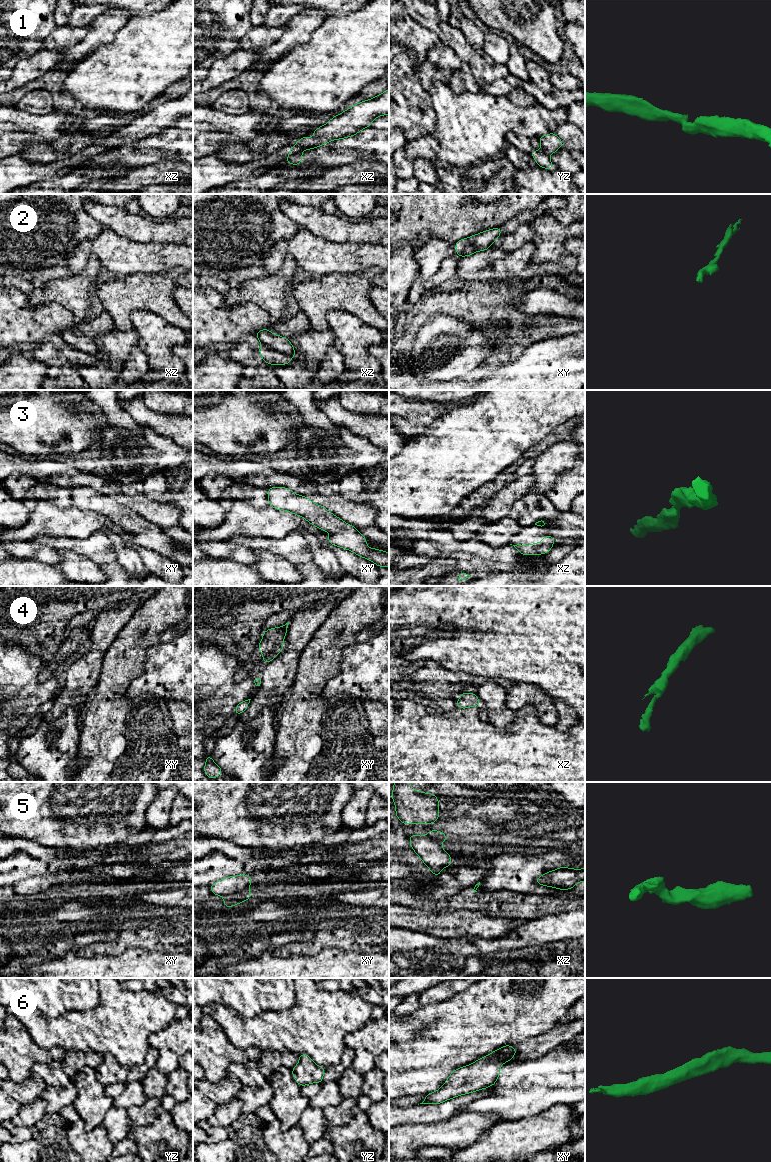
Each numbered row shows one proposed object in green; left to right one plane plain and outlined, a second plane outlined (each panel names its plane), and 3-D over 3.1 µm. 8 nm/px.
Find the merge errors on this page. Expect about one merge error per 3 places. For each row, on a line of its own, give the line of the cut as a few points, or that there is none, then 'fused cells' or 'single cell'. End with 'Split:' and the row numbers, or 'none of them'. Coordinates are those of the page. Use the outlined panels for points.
1: cut xz (290, 150), (300, 152); fused cells
2: cut xz (261, 344), (292, 356); fused cells
3: cut none; single cell
4: cut none; single cell
5: cut none; single cell
6: cut none; single cell
Split: 1, 2

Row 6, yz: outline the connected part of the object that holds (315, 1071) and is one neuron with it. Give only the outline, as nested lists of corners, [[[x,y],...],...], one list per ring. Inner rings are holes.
[[[305,1053],[299,1055],[299,1063],[292,1069],[293,1078],[303,1087],[323,1081],[325,1068],[316,1065]]]

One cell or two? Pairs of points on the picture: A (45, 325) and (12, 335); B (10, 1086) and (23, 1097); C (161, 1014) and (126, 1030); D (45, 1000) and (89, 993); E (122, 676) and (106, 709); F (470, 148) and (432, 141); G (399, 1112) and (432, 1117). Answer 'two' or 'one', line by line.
A: one
B: one
C: one
D: one
E: one
F: two
G: one

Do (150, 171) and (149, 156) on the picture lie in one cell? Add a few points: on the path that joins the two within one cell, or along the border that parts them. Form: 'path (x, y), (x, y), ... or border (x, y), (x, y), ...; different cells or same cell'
border (154, 163), (134, 167); different cells

